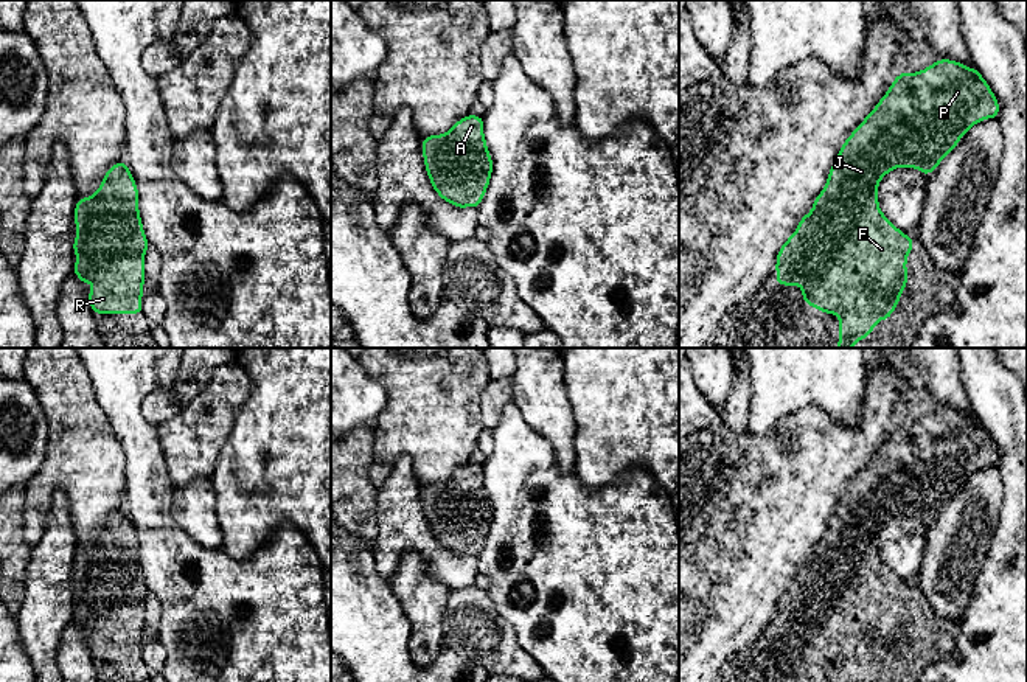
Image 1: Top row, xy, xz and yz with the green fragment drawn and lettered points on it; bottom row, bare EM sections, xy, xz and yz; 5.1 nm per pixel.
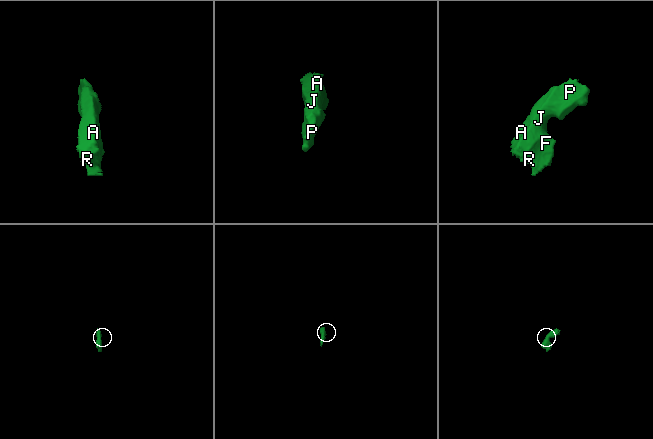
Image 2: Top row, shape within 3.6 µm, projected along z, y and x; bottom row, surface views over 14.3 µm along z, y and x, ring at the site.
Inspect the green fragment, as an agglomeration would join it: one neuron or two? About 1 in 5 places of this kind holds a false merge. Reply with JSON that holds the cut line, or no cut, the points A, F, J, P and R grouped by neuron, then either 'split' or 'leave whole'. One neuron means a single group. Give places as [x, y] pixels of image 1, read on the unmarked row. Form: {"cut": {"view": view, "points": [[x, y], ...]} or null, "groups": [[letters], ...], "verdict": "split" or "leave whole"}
{"cut": null, "groups": [["A", "F", "J", "P", "R"]], "verdict": "leave whole"}

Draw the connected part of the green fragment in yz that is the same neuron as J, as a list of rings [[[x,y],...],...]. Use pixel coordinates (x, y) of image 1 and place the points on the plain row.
[[[938,407],[935,412],[918,421],[900,421],[887,441],[879,447],[876,455],[845,488],[828,520],[828,528],[823,539],[814,547],[813,558],[800,567],[797,578],[789,584],[789,587],[777,601],[777,634],[782,635],[785,631],[788,631],[789,635],[794,637],[795,632],[800,631],[802,646],[808,651],[809,656],[819,656],[823,662],[839,663],[839,682],[870,682],[870,679],[876,676],[876,670],[887,668],[898,654],[901,642],[907,632],[906,607],[914,595],[914,586],[906,584],[883,562],[878,553],[879,528],[892,517],[901,514],[915,516],[920,517],[924,524],[929,524],[938,514],[938,511],[957,494],[959,488],[970,478],[970,475],[979,469],[983,469],[985,466],[999,466],[999,451],[977,416],[968,416],[957,409]]]

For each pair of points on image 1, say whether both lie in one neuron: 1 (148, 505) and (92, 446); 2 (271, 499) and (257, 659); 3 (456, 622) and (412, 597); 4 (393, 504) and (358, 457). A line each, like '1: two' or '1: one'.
1: two
2: two
3: two
4: two

